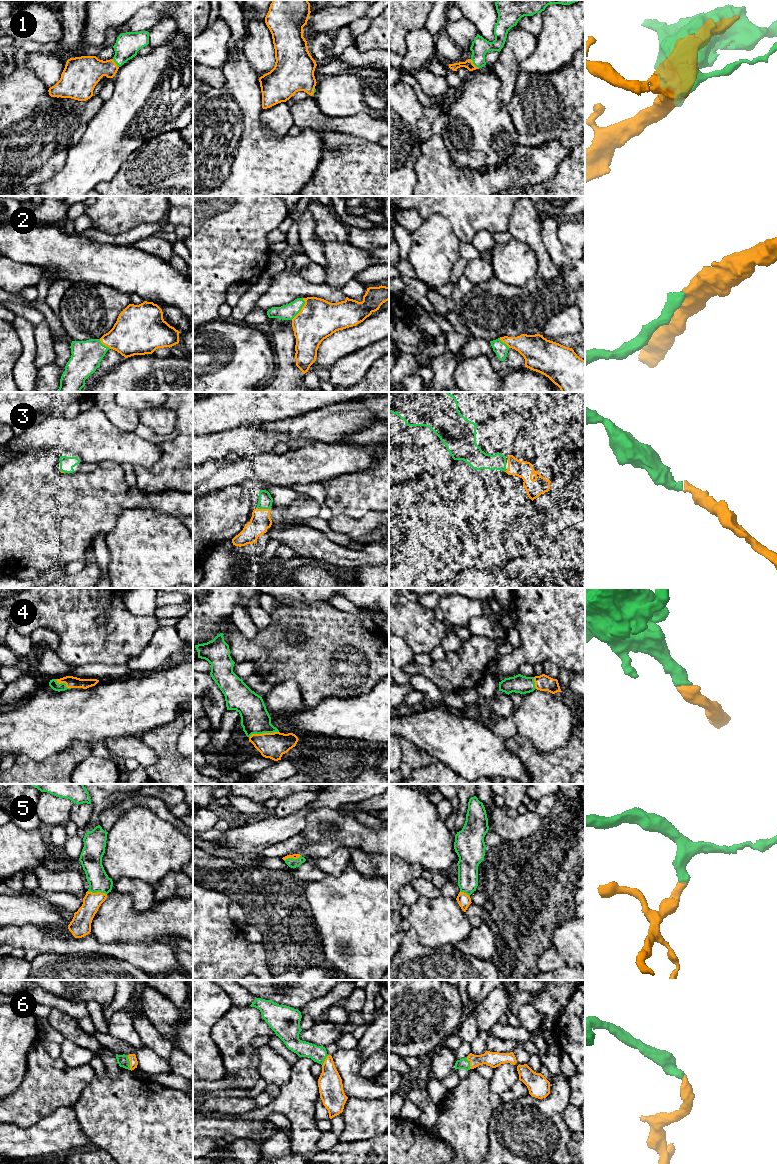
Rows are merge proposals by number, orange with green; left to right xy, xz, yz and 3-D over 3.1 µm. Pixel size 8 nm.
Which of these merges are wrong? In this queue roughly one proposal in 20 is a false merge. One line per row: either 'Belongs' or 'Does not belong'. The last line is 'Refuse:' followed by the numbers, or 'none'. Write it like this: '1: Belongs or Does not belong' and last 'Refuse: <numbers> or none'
1: Belongs
2: Belongs
3: Belongs
4: Belongs
5: Belongs
6: Belongs
Refuse: none

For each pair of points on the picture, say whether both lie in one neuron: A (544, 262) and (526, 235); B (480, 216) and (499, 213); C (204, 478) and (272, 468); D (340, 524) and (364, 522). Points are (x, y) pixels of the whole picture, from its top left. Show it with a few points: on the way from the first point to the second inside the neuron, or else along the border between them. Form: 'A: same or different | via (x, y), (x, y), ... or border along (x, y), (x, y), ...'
A: same | via (542, 255), (533, 242)
B: same | via (485, 213), (494, 213)
C: same | via (221, 475), (237, 472), (243, 468), (255, 468)
D: same | via (346, 524), (358, 524)

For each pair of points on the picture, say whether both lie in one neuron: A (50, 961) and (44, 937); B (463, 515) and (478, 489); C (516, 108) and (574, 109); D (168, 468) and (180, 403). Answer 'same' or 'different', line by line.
A: different
B: different
C: same
D: same

